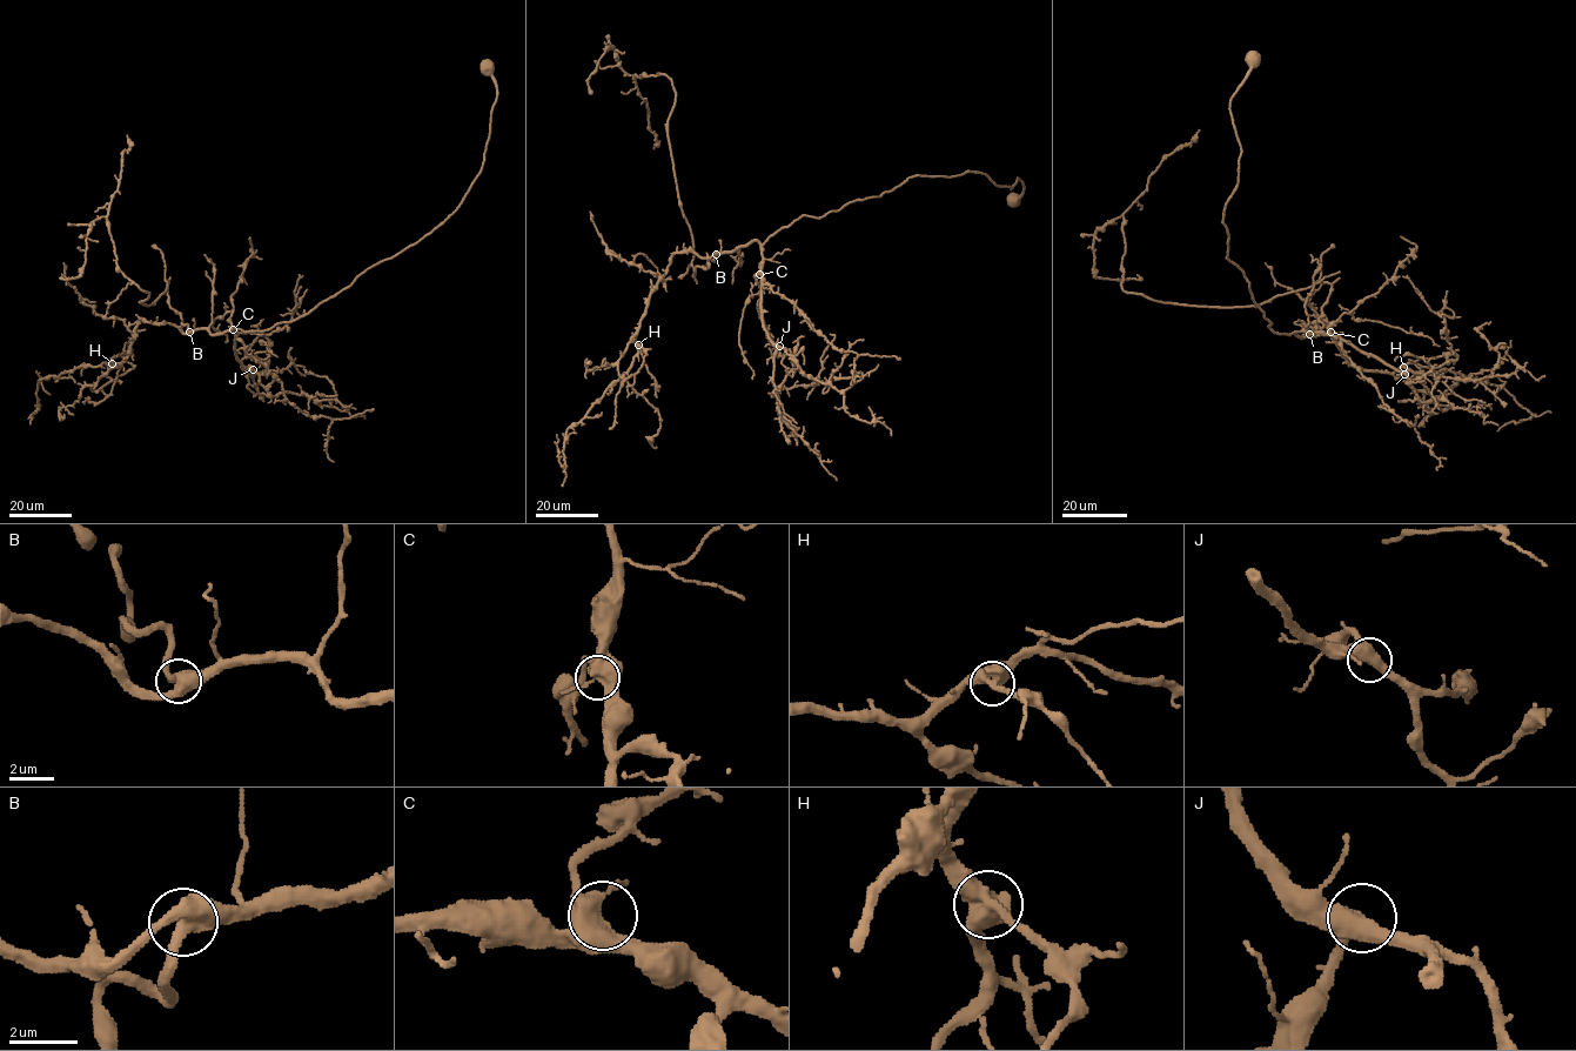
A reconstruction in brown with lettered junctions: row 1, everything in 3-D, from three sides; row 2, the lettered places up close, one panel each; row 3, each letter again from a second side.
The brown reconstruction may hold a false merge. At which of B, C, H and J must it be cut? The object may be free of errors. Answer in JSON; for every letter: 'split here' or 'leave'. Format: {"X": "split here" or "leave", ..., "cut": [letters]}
{"B": "leave", "C": "leave", "H": "leave", "J": "leave", "cut": []}

